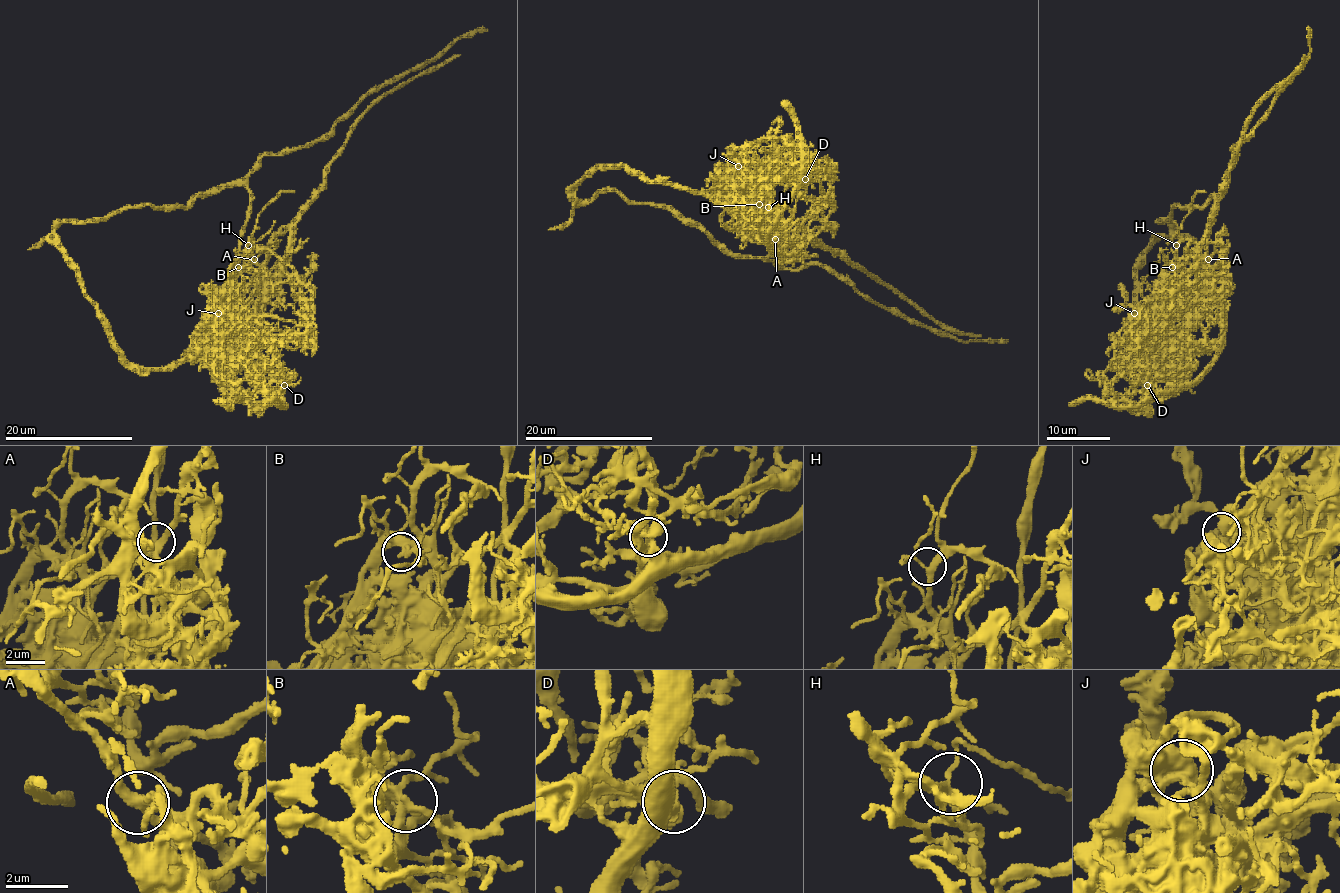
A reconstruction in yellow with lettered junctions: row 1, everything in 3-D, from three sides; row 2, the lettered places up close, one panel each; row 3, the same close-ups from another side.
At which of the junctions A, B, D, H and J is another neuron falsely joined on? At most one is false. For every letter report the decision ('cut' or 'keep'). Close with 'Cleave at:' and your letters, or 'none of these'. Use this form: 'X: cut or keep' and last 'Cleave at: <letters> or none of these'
A: keep
B: keep
D: cut
H: keep
J: keep
Cleave at: D

